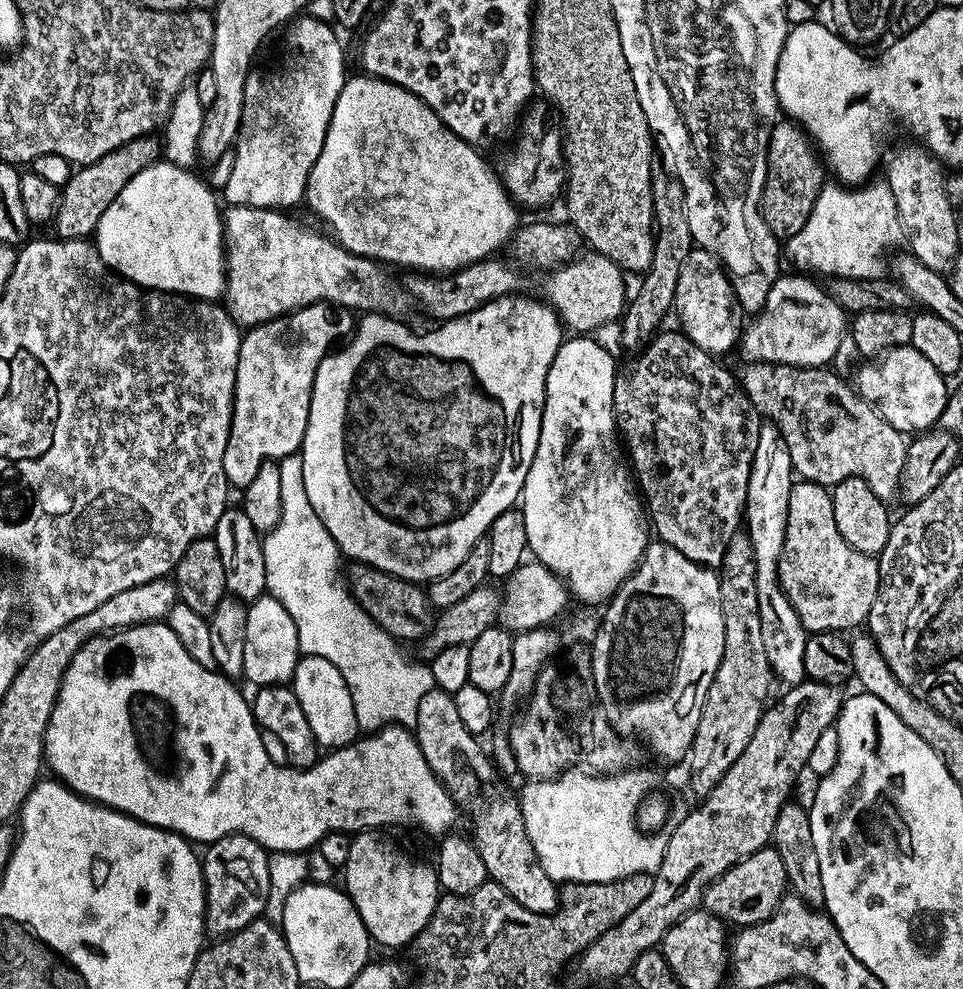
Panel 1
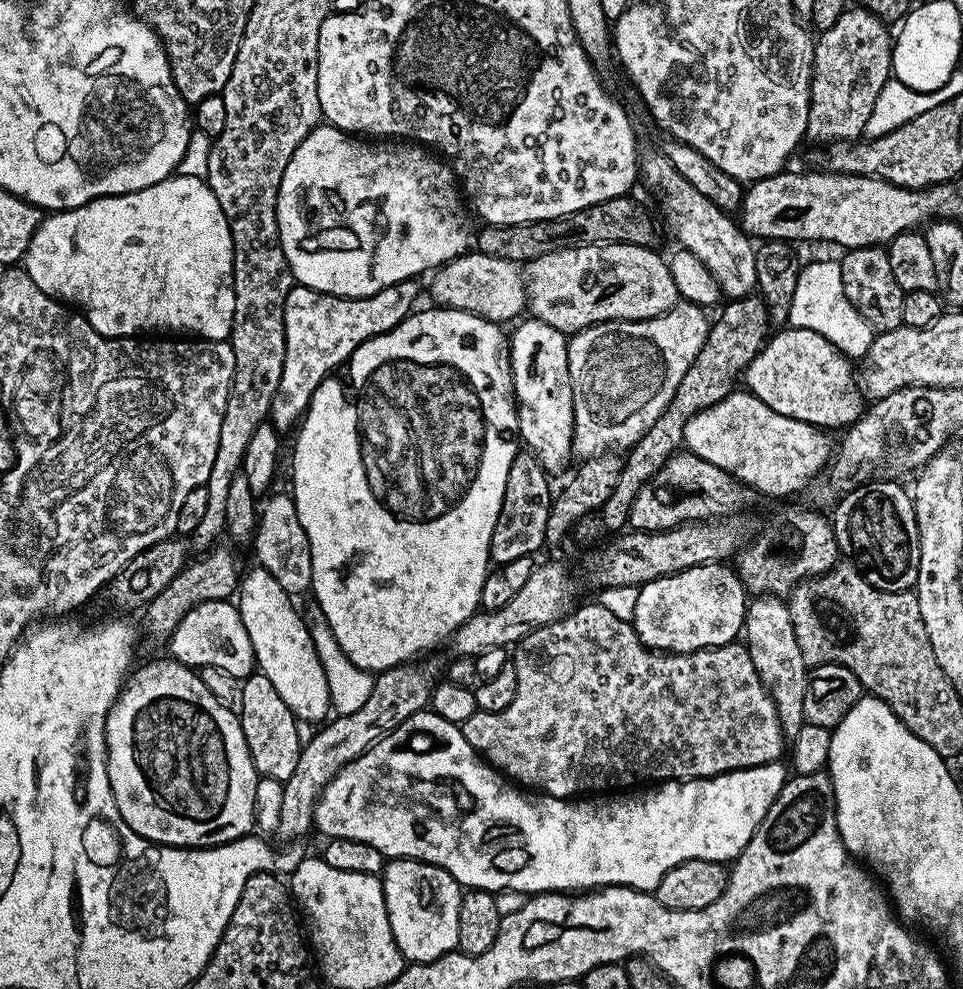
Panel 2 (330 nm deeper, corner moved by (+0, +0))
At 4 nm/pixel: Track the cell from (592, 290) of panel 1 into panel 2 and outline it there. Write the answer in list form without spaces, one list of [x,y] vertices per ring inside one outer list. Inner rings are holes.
[[[595,244],[570,250],[554,250],[554,254],[545,254],[543,258],[528,261],[526,283],[527,311],[535,319],[565,334],[580,332],[607,320],[649,320],[670,311],[681,299],[675,288],[669,261],[664,256],[660,257],[656,250],[637,244]]]

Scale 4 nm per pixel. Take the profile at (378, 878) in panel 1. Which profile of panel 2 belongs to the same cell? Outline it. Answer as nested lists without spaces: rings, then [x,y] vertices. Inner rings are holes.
[[[392,858],[385,863],[382,873],[386,914],[390,918],[390,930],[394,934],[394,942],[405,961],[413,964],[429,964],[439,956],[457,951],[458,942],[458,906],[462,895],[461,885],[446,870],[424,860]]]

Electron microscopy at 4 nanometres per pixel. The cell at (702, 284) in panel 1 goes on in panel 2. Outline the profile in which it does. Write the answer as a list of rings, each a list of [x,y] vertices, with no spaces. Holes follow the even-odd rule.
[[[678,302],[670,311],[664,312],[661,316],[655,316],[649,320],[607,320],[601,324],[595,324],[589,328],[584,328],[580,332],[571,333],[568,340],[568,374],[570,376],[570,386],[572,387],[572,406],[574,408],[574,422],[572,423],[572,451],[577,457],[587,458],[609,450],[631,449],[654,426],[654,422],[666,410],[666,406],[674,398],[674,390],[678,390],[678,382],[682,382],[682,374],[690,370],[698,350],[708,337],[710,327],[709,317],[704,317],[705,309],[698,304],[689,302]]]

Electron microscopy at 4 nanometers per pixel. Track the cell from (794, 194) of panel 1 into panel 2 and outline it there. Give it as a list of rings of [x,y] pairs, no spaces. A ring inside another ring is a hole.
[[[852,6],[842,14],[842,18],[838,18],[838,22],[834,22],[834,26],[830,26],[830,30],[819,33],[812,49],[812,85],[807,134],[809,141],[817,140],[821,146],[827,146],[840,141],[856,142],[865,135],[870,122],[870,110],[874,110],[874,102],[878,102],[882,86],[886,86],[892,76],[894,36],[891,31],[888,33],[888,28],[889,25],[872,12]]]

